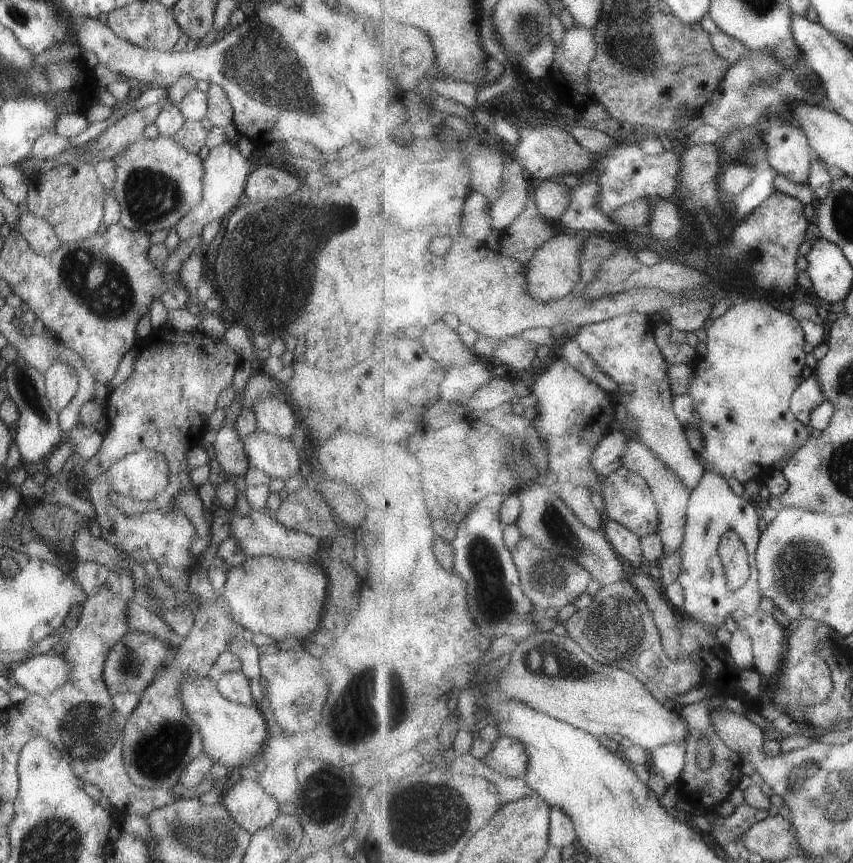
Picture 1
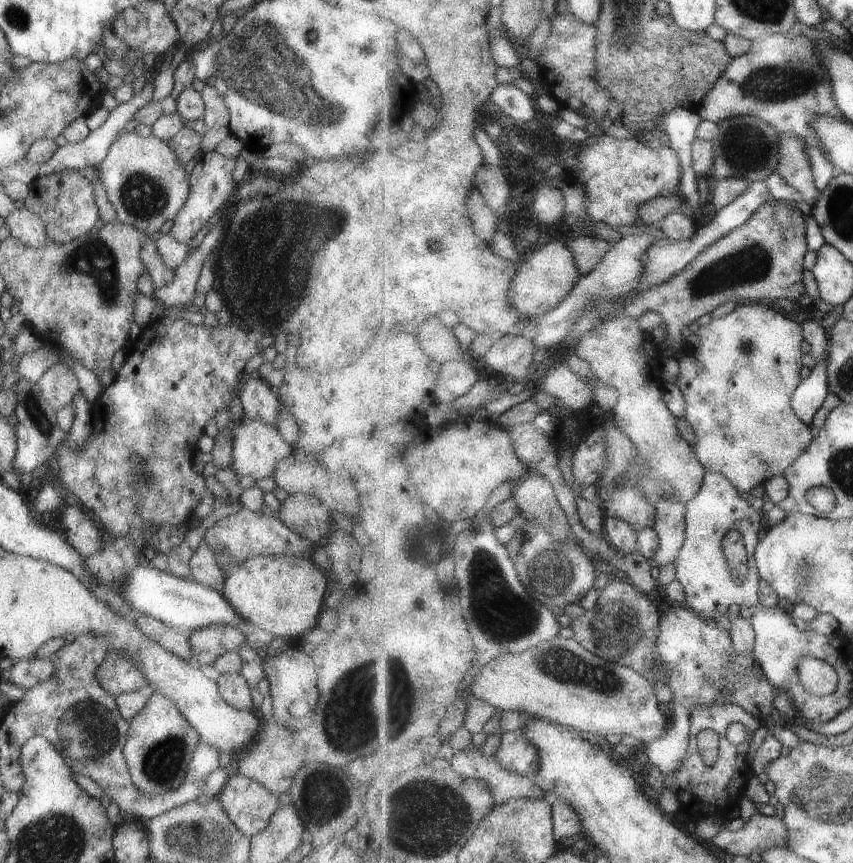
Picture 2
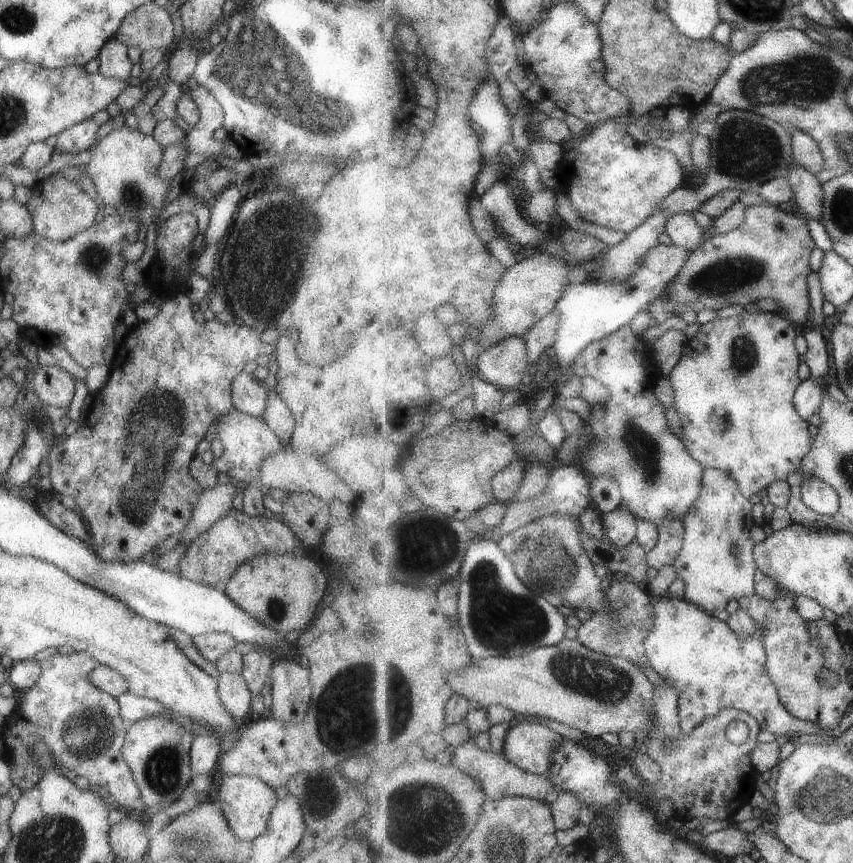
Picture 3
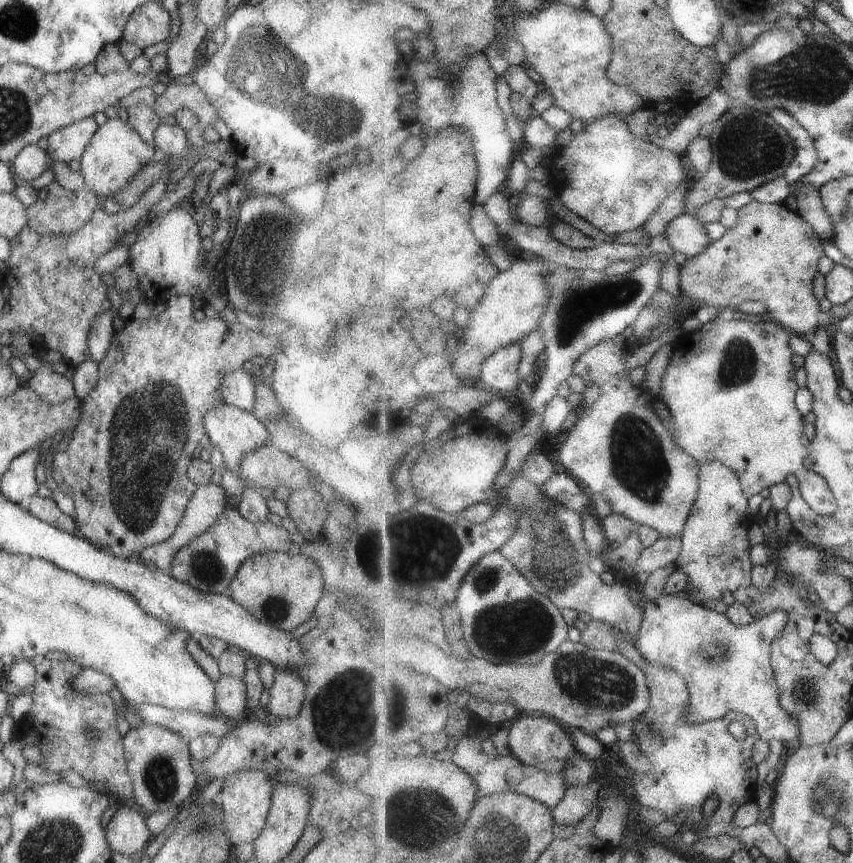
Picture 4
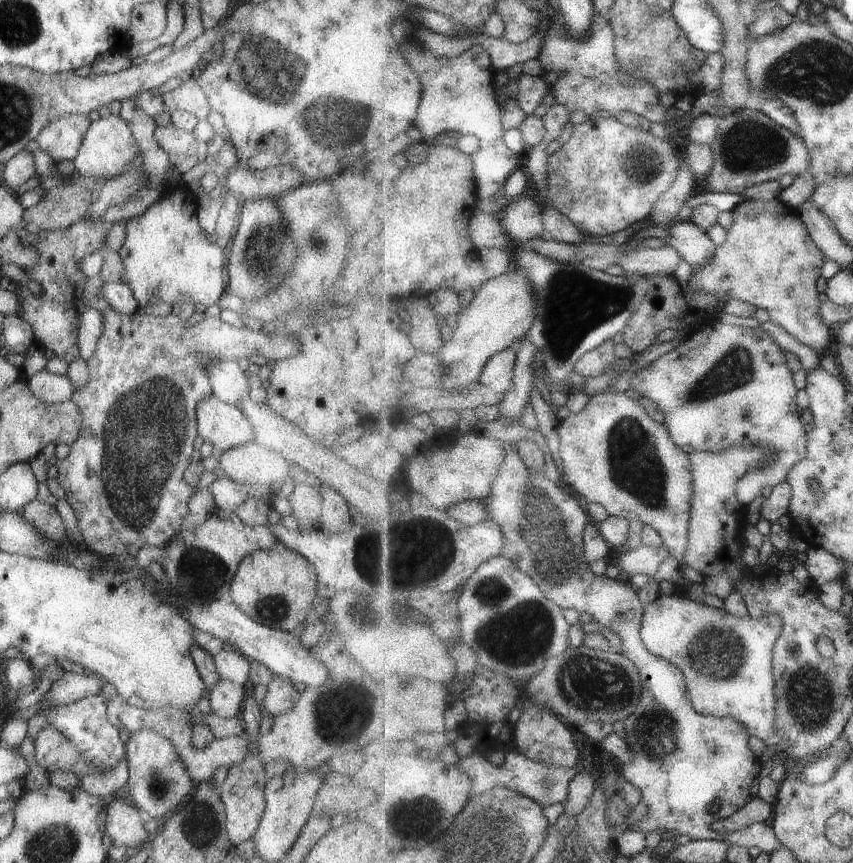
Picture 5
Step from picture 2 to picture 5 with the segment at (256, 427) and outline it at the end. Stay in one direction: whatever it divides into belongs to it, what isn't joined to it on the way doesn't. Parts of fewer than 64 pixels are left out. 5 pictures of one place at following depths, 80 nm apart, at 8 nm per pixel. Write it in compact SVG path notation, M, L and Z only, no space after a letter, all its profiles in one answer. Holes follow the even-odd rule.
M212 394L196 404L196 433L203 441L210 443L213 450L229 450L254 438L254 428L249 419L235 406L221 402Z

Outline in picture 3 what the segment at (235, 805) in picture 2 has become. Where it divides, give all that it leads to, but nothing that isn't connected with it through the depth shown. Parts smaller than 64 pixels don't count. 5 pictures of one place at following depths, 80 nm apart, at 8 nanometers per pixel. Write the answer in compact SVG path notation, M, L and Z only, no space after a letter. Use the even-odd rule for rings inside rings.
M241 774L221 776L214 785L215 796L221 803L220 814L235 838L253 841L265 831L269 814L277 802L276 794L271 786L267 786L265 782L261 782L255 776Z

